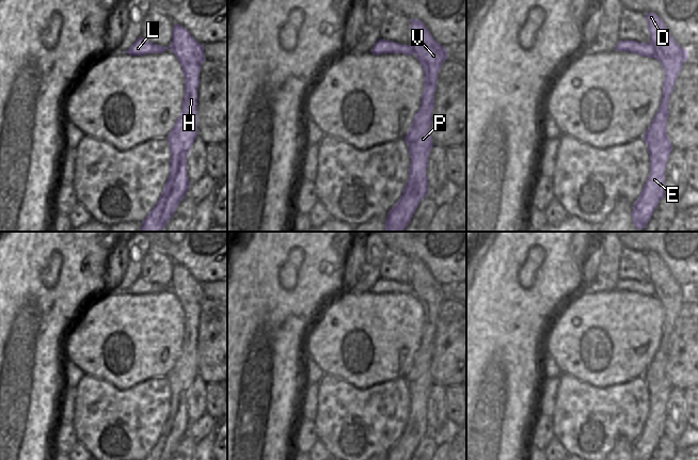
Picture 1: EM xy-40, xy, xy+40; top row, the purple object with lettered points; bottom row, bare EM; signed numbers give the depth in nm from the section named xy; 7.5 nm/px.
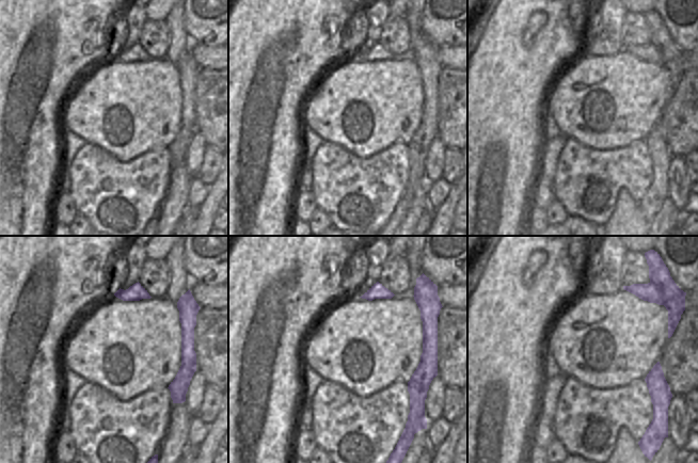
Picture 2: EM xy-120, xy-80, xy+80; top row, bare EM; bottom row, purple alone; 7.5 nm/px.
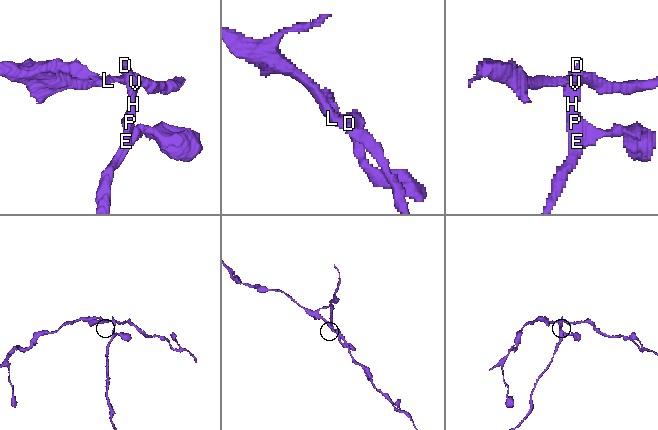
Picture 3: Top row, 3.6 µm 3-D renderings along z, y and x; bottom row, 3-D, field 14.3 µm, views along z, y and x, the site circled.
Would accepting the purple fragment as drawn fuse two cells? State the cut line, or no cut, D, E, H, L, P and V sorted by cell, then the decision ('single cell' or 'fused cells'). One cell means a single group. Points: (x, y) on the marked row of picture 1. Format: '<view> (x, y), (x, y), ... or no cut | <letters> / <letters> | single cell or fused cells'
xy+40 (650, 42), (654, 57) | D E H P V / L | fused cells

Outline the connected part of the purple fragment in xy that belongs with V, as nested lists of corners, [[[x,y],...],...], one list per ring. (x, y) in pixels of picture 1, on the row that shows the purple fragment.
[[[411,19],[411,46],[424,69],[424,93],[422,106],[404,138],[411,157],[409,178],[402,195],[387,212],[385,232],[403,232],[419,202],[428,195],[426,170],[430,150],[434,145],[430,133],[434,93],[441,65],[447,59],[446,48],[432,37],[424,22],[418,19]]]

